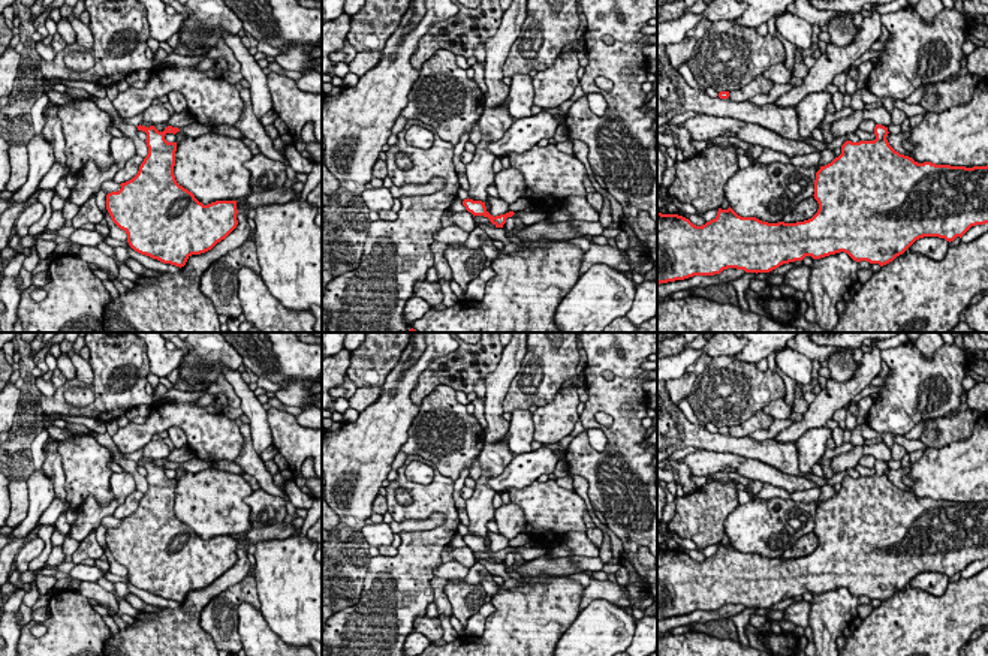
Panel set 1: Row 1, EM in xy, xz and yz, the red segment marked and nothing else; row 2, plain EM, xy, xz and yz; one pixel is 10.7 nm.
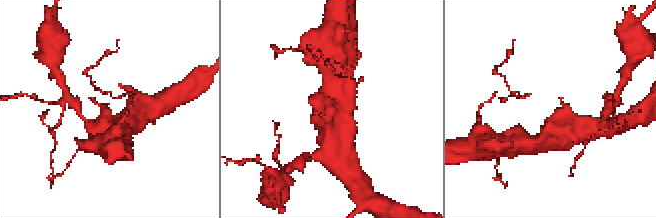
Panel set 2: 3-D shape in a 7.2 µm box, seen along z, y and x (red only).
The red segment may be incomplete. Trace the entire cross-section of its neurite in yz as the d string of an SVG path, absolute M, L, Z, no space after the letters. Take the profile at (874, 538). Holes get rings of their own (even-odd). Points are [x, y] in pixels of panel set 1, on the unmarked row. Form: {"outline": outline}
{"outline": "M876 460L874 476L846 476L841 490L820 502L813 530L819 545L808 556L768 559L741 553L729 542L719 544L713 556L696 562L683 551L657 548L657 620L714 611L728 604L769 608L805 592L820 595L840 587L856 598L883 602L919 574L939 572L951 578L972 562L988 559L988 500L918 499L895 487L888 469L888 463Z"}

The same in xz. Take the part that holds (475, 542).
{"outline": "M464 535L463 536L463 541L466 542L466 545L469 548L475 551L484 551L484 553L488 553L490 557L495 562L495 563L503 563L503 560L506 559L506 554L507 553L512 553L515 548L513 547L509 547L506 550L500 550L500 551L491 551L488 547L487 547L487 542L485 542L485 538L482 536L473 536L473 535Z"}

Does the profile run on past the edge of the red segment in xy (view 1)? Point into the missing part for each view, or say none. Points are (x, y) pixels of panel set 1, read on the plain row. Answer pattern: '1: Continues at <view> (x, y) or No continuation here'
1: No continuation here

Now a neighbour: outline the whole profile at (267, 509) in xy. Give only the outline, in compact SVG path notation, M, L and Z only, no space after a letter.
M253 490L244 499L251 512L251 529L274 526L284 521L287 515L286 500L266 493L265 490Z

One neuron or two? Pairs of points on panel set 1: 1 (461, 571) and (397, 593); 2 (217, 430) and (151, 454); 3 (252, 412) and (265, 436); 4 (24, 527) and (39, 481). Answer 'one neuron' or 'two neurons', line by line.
1: two neurons
2: two neurons
3: one neuron
4: one neuron

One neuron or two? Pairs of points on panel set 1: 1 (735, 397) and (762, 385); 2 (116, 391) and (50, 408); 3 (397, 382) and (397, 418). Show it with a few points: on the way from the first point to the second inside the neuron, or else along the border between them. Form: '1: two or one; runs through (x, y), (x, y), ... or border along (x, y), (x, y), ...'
1: one; runs through (741, 391), (756, 388)
2: one; runs through (99, 408), (93, 411), (66, 409)
3: one; runs through (397, 391), (397, 409)

